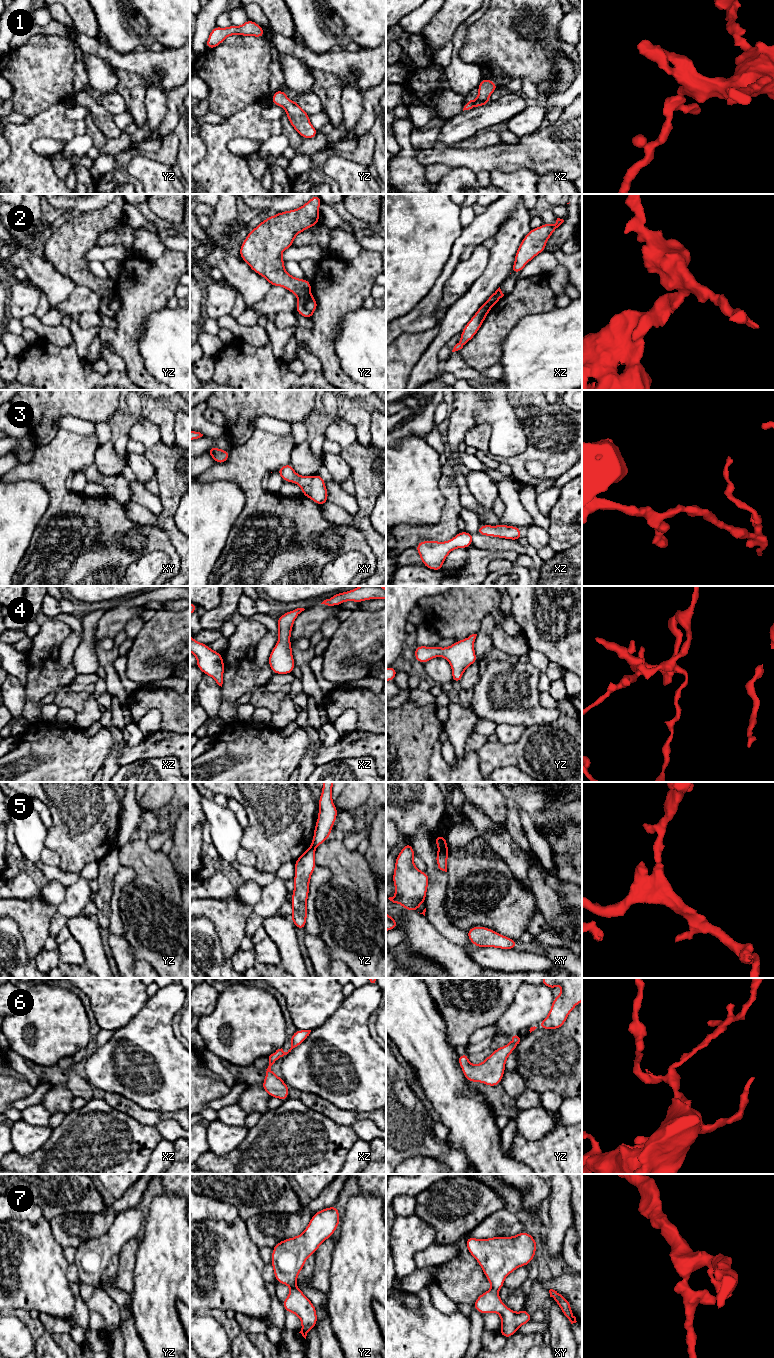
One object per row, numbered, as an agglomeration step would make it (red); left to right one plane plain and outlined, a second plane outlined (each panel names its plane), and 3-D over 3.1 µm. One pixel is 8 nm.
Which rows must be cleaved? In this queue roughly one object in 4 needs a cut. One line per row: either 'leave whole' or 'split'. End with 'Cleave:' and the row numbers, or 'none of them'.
1: leave whole
2: split
3: leave whole
4: leave whole
5: split
6: leave whole
7: leave whole
Cleave: 2, 5

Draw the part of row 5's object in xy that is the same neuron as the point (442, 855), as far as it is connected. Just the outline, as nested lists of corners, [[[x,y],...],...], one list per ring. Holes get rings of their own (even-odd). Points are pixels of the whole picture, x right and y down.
[[[447,847],[439,848],[436,855],[436,864],[442,871],[447,872],[447,859],[449,856],[449,849]]]

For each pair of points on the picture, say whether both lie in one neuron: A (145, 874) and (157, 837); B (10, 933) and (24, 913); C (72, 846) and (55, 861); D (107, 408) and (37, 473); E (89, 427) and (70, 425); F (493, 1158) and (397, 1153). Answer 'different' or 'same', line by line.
A: same
B: different
C: different
D: different
E: same
F: different

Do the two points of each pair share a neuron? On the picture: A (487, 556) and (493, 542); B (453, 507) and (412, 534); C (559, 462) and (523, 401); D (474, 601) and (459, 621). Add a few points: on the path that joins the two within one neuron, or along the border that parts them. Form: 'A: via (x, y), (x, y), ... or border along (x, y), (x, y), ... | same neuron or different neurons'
A: border along (472, 545), (491, 551), (513, 551) | different neurons
B: via (447, 519), (434, 532), (424, 533) | same neuron
C: via (555, 445), (554, 433), (538, 414) | same neuron
D: via (469, 606), (459, 616) | same neuron

